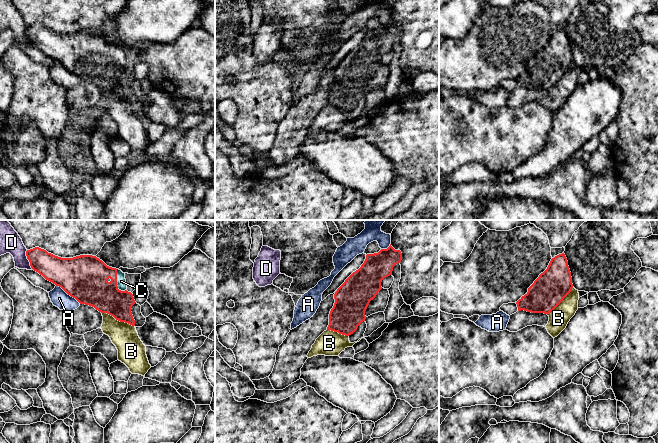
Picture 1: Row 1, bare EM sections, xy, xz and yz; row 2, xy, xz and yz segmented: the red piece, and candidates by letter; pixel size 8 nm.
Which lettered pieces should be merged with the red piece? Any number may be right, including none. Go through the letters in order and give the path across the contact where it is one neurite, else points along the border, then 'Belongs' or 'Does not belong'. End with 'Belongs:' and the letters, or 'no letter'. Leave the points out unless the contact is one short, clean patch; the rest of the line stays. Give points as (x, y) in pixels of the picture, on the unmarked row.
A: Does not belong
B: Does not belong
C: Path across: xy (86, 53), (96, 58), (116, 58), (121, 57). Belongs
D: Does not belong
Belongs: C

